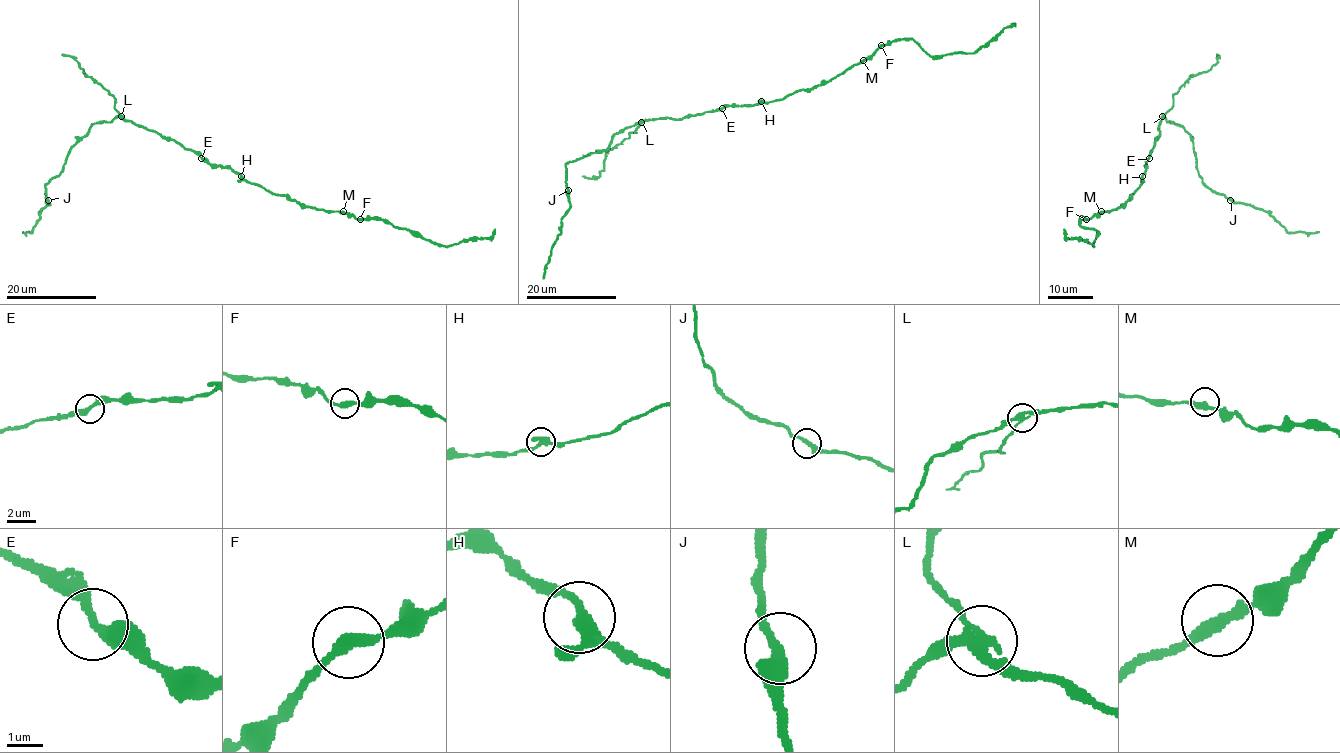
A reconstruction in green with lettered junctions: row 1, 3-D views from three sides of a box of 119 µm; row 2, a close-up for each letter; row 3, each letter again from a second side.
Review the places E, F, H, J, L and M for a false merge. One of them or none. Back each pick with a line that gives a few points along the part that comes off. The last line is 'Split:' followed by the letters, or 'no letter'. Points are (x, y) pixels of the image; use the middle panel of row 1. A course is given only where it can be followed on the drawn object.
L: course (641, 122), (636, 133), (630, 133), (628, 138), (605, 154), (604, 169), (599, 177), (582, 175)
Split: L

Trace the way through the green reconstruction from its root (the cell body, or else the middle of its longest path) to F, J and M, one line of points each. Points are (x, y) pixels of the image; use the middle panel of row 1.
F: (723, 107), (753, 106), (815, 88), (866, 60), (881, 45)
J: (723, 107), (679, 119), (640, 121), (624, 127), (605, 150), (565, 165), (568, 190)
M: (723, 107), (779, 100), (796, 91), (825, 84), (863, 60)

